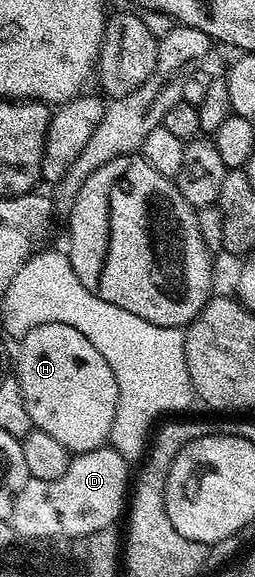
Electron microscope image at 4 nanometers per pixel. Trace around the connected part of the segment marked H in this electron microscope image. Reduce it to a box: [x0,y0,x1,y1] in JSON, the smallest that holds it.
[16,322,118,454]

